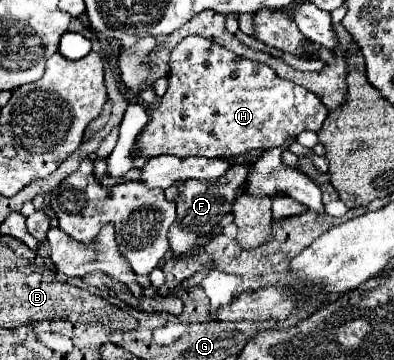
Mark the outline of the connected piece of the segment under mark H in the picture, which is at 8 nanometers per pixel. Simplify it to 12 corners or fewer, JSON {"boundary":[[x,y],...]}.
{"boundary":[[200,35],[170,53],[136,153],[236,157],[326,107]]}

